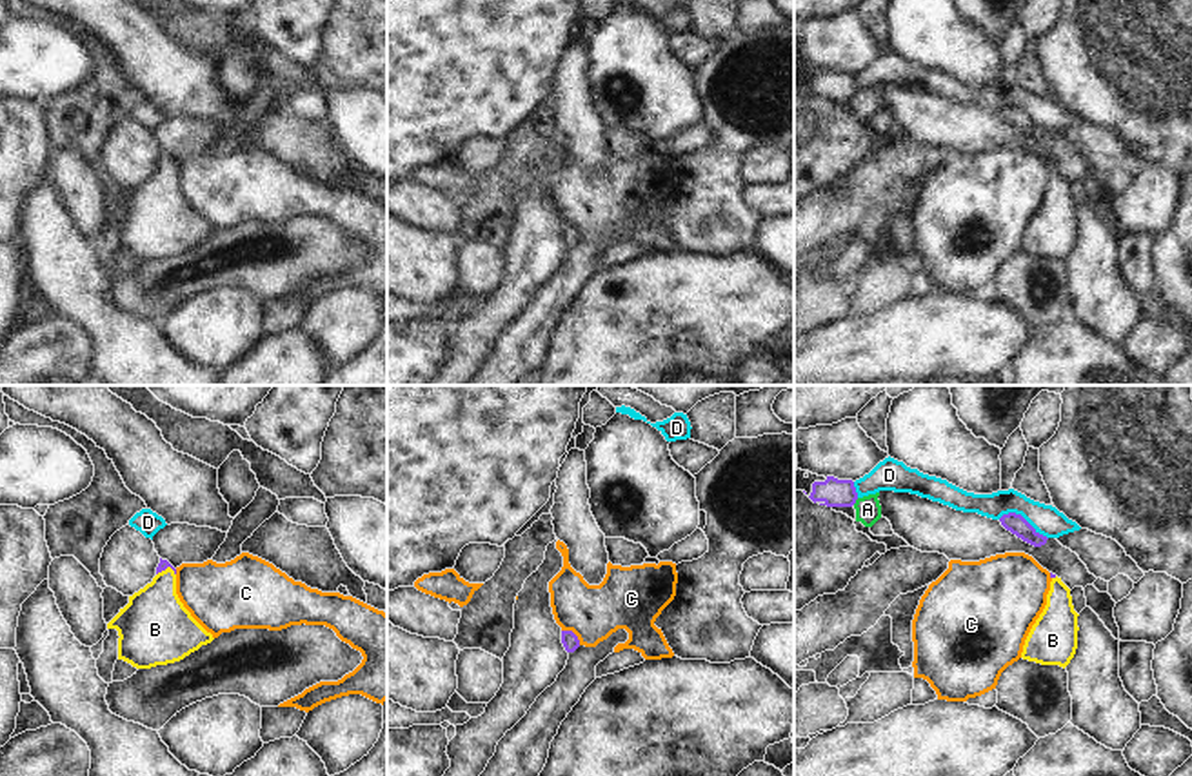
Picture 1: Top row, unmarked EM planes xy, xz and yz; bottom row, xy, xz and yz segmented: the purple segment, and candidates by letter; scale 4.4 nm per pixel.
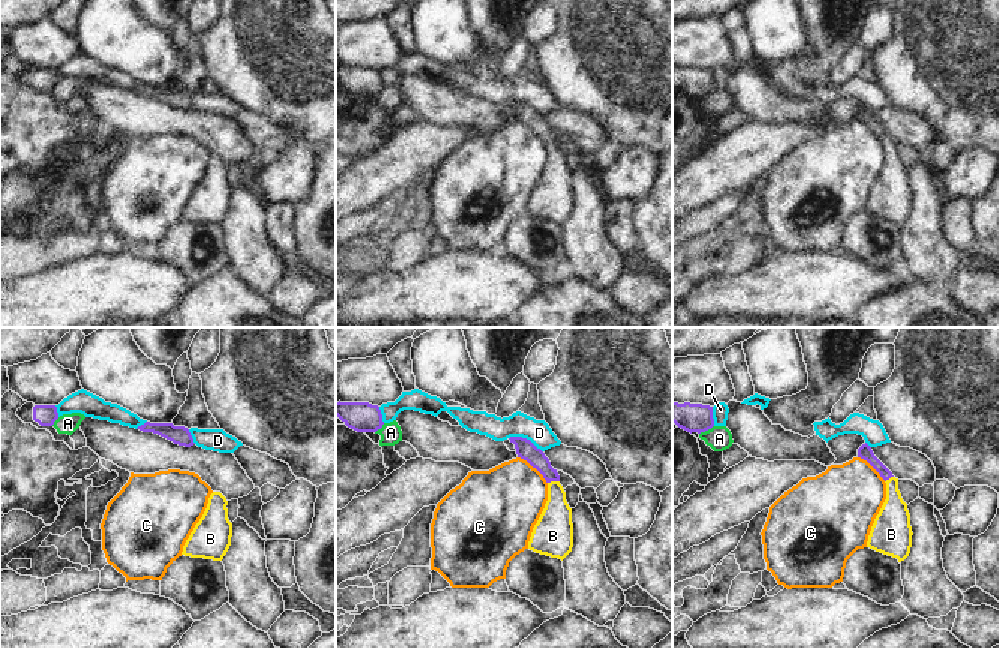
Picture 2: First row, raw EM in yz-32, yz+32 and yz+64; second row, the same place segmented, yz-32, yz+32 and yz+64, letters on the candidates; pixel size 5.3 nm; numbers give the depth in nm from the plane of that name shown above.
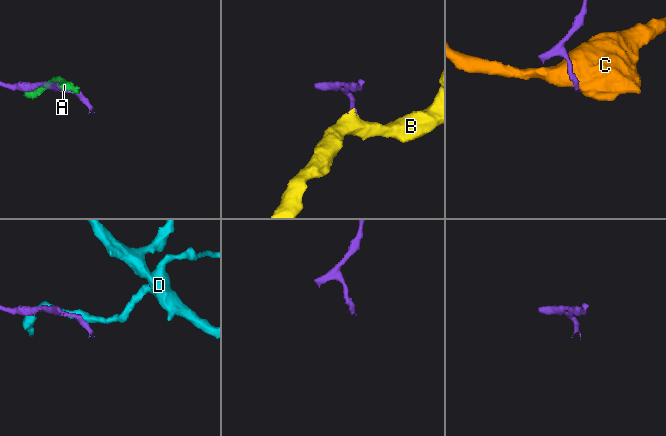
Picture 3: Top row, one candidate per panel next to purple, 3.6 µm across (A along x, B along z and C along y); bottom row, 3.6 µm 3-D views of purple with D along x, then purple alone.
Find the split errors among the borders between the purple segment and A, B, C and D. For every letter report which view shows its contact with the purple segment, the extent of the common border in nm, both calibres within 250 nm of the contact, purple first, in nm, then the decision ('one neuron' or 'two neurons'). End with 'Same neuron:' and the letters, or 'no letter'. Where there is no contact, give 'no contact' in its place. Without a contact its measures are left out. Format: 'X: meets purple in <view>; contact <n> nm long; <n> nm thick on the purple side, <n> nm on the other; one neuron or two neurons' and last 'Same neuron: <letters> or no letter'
A: meets purple in yz; contact 40 nm long; 130 nm thick on the purple side, 110 nm on the other; two neurons
B: meets purple in xy; contact 90 nm long; 50 nm thick on the purple side, 300 nm on the other; one neuron
C: meets purple in xz; contact 110 nm long; 70 nm thick on the purple side, 240 nm on the other; two neurons
D: meets purple in yz; contact 240 nm long; 90 nm thick on the purple side, 140 nm on the other; two neurons
Same neuron: B

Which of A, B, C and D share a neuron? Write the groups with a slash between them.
A / B / C / D

